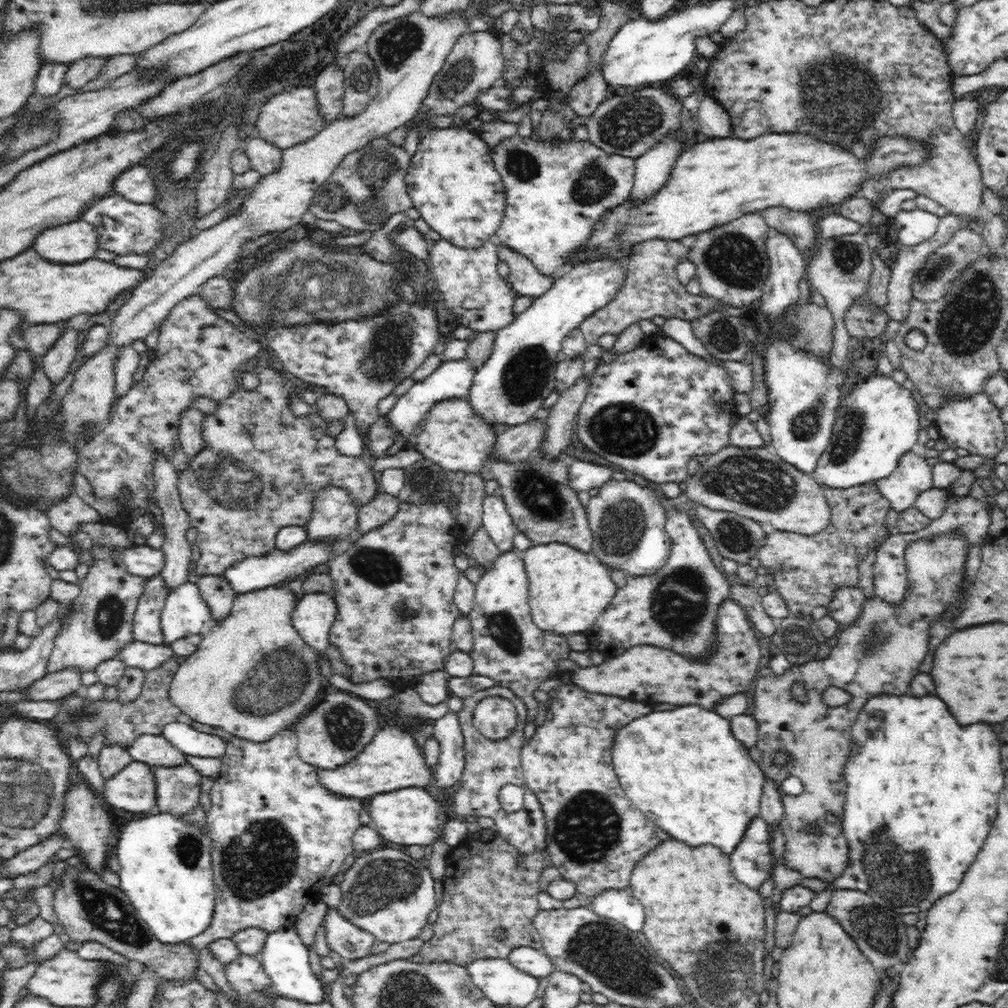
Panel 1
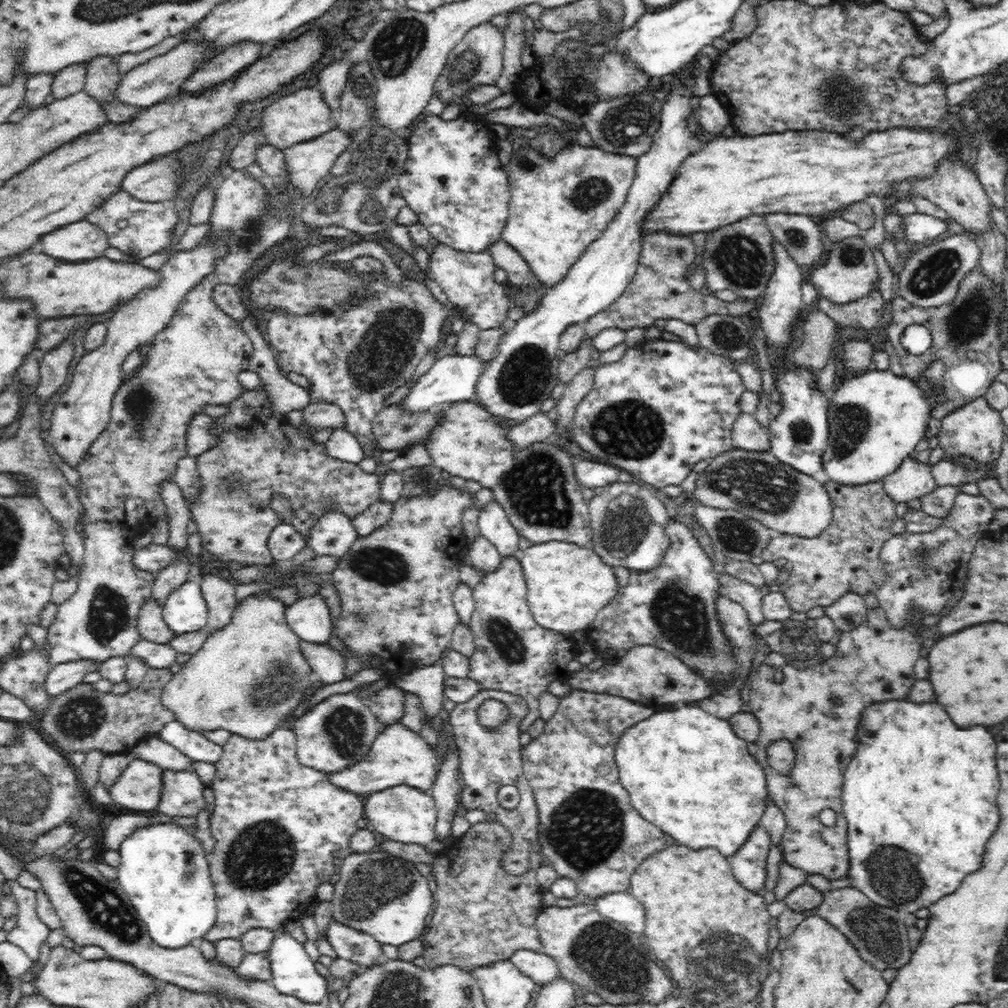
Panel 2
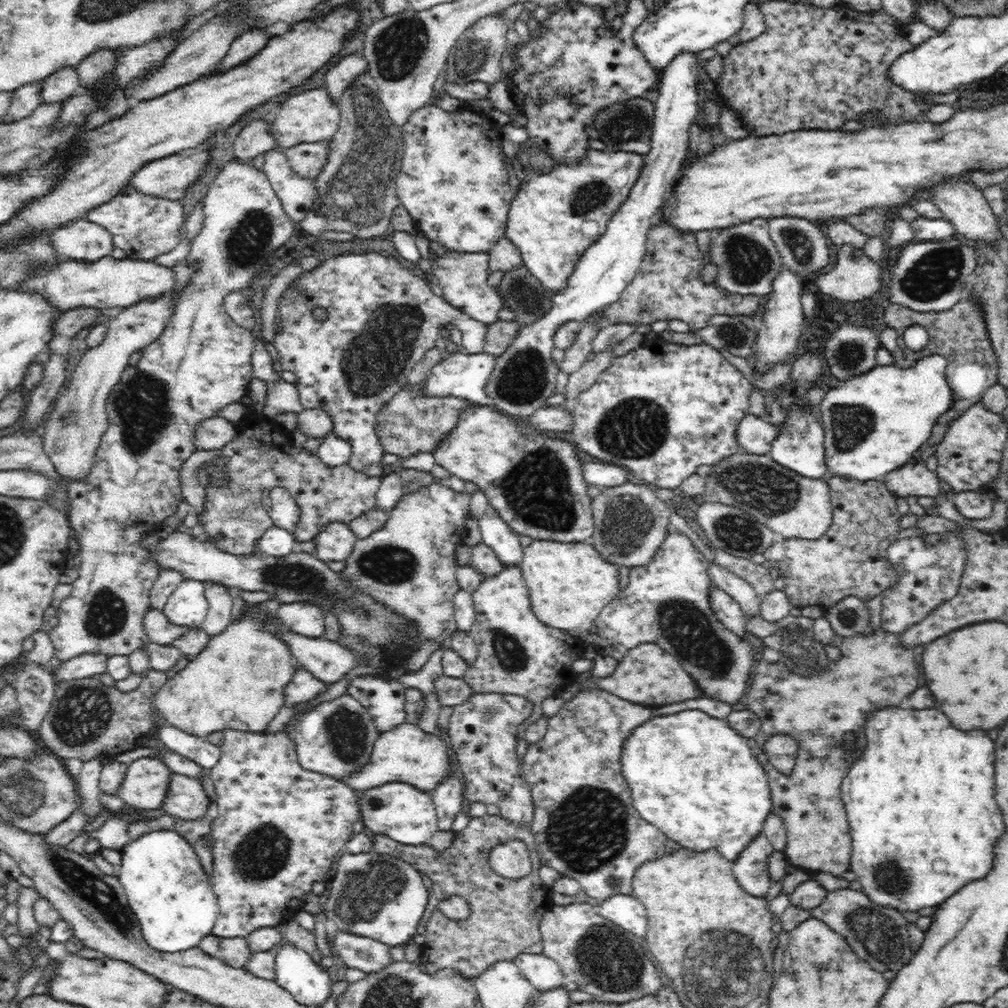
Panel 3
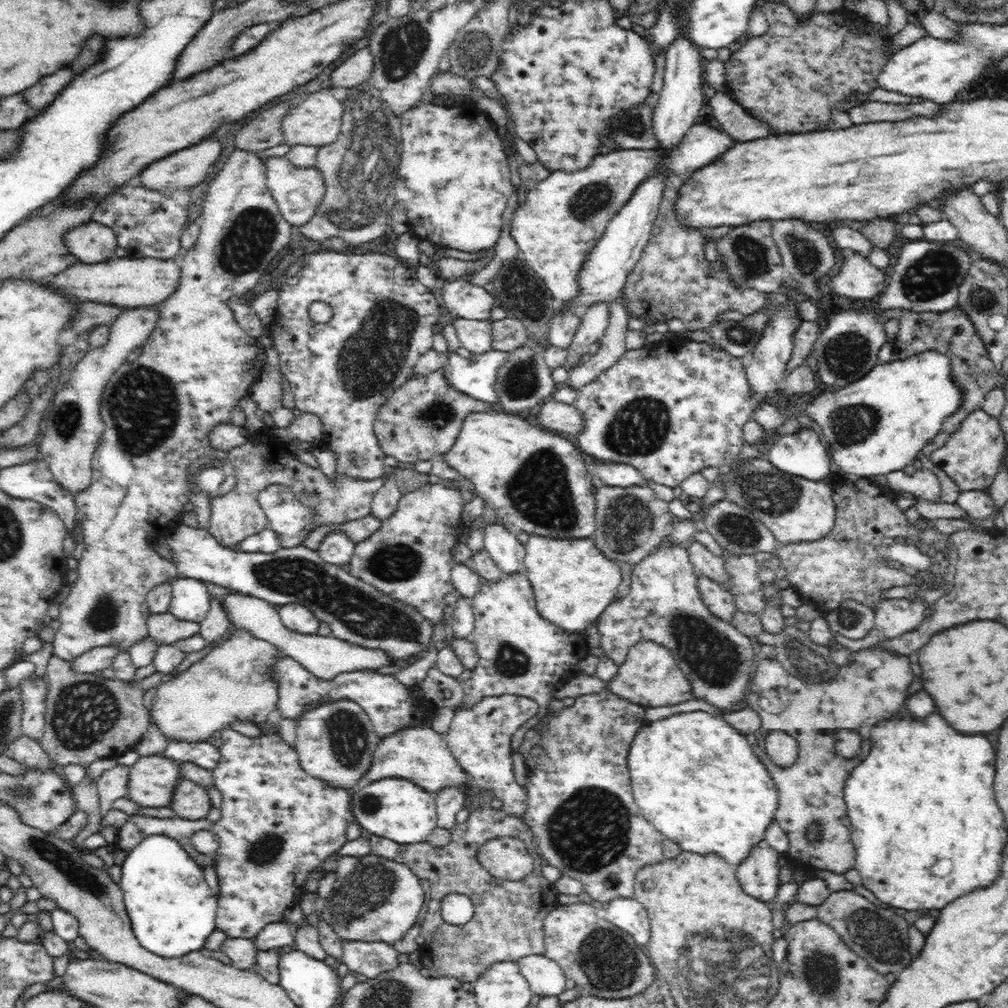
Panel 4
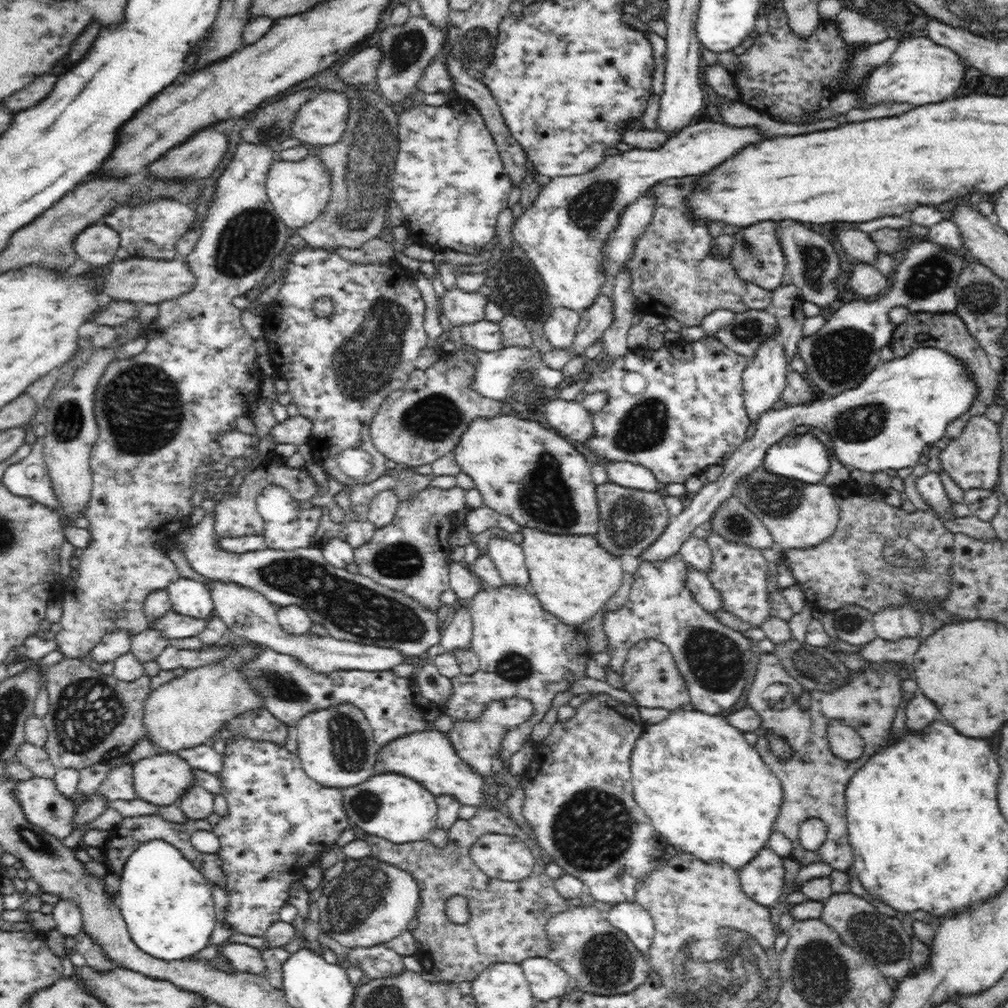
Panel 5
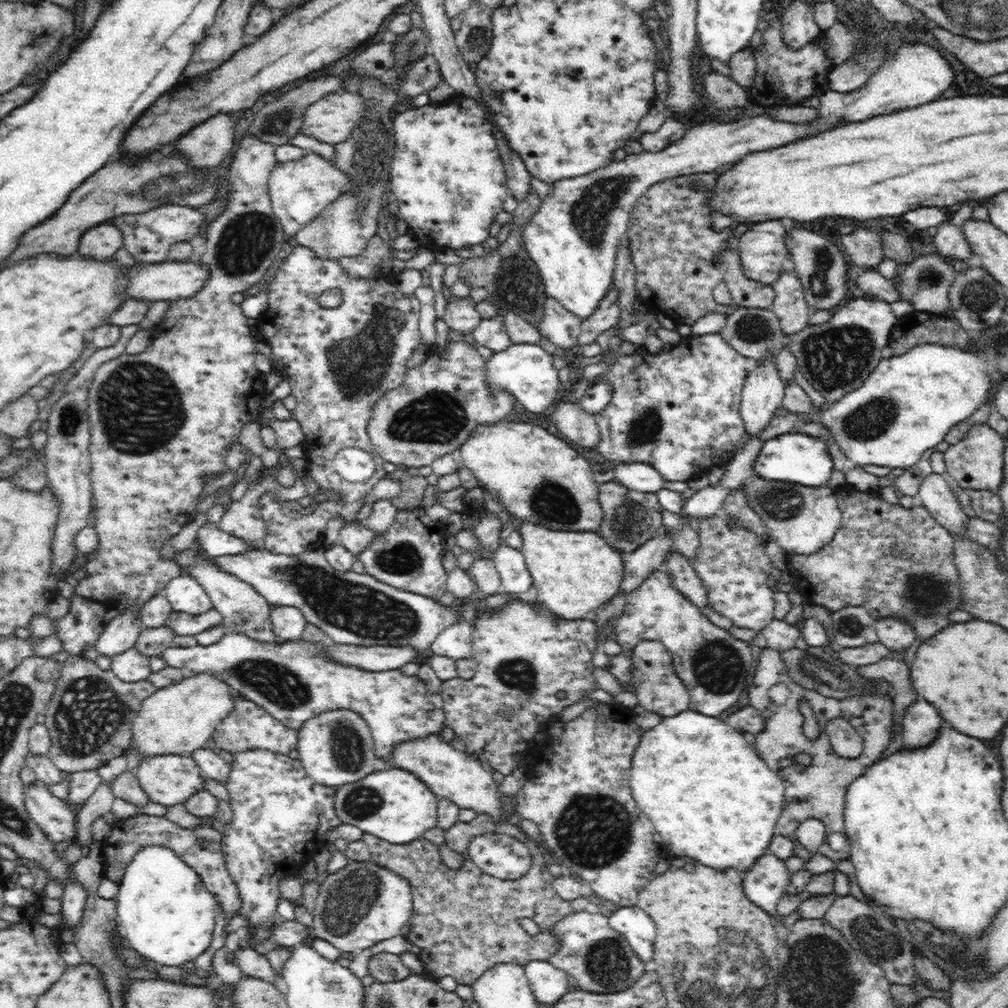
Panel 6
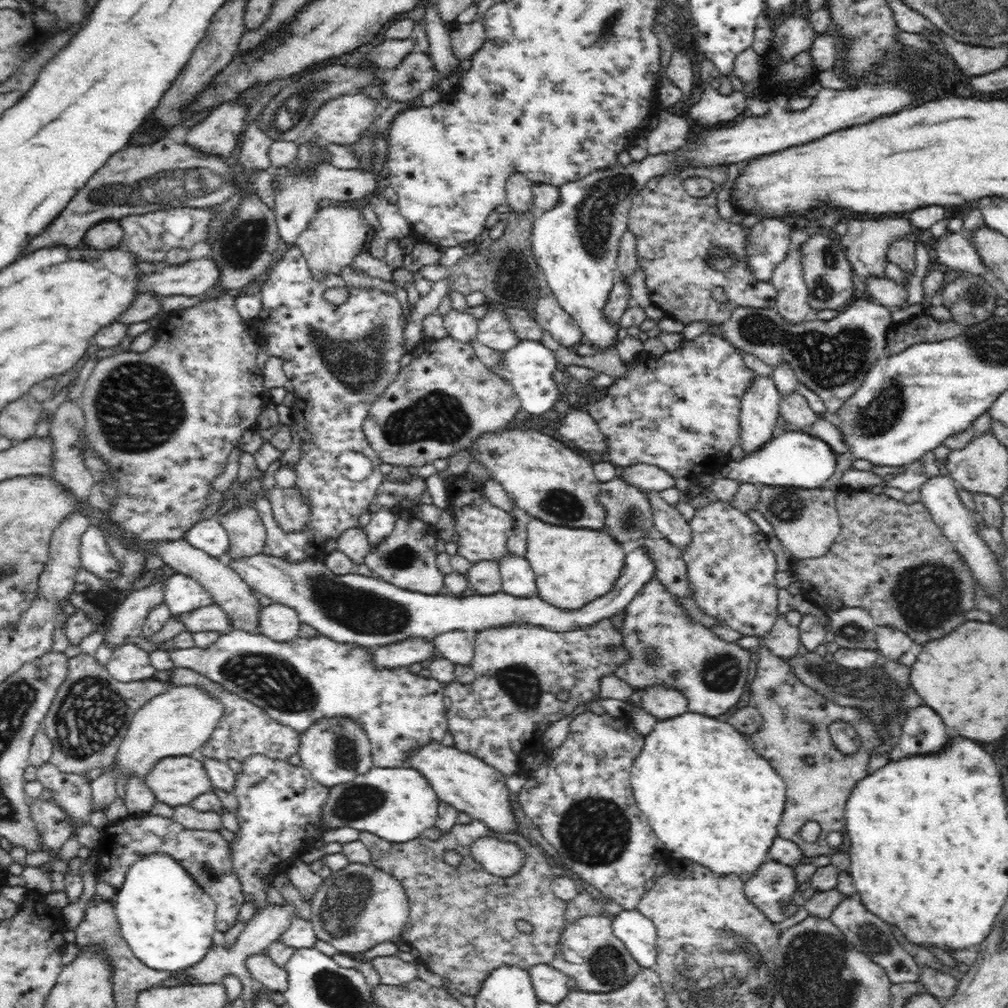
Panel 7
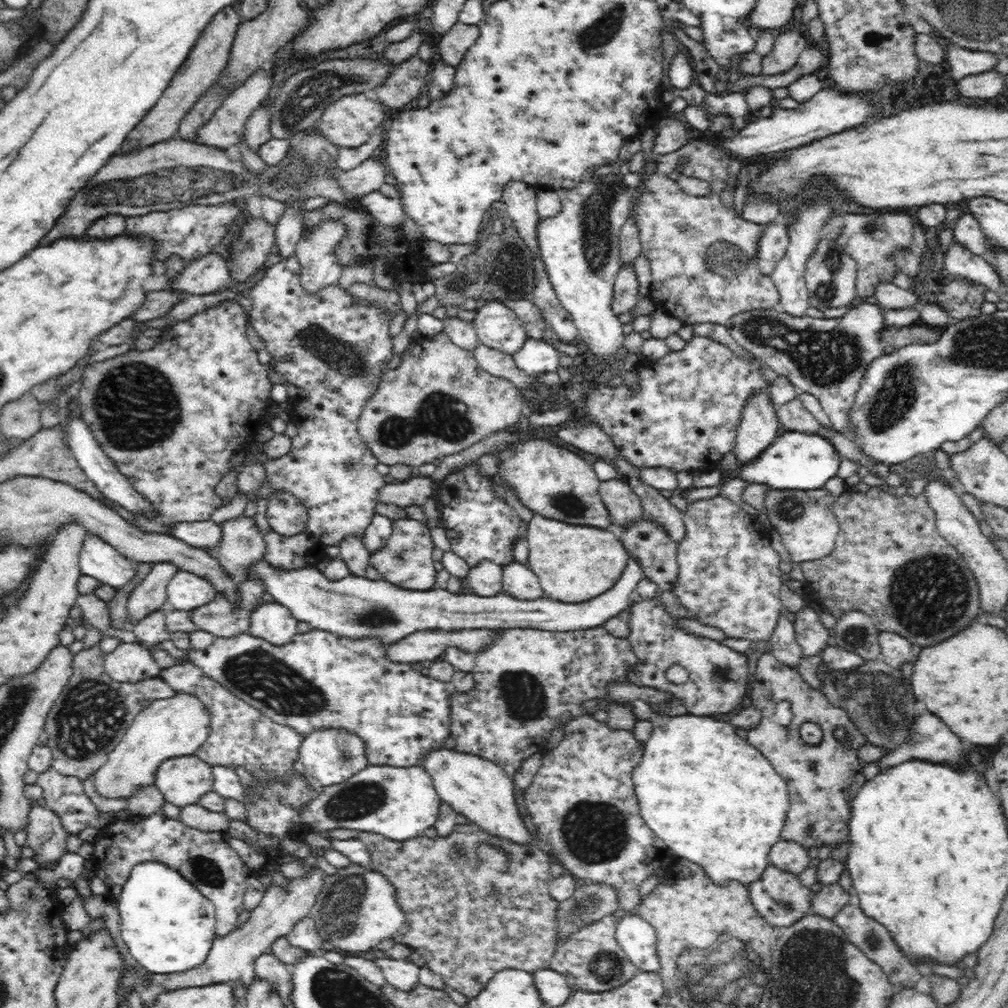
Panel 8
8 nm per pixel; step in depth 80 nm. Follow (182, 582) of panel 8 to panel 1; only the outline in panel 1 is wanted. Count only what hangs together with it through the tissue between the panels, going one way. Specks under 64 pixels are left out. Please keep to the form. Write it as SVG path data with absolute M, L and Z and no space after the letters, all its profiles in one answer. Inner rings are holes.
M189 581L166 594L161 620L163 644L174 644L190 634L206 633L216 625L198 585Z

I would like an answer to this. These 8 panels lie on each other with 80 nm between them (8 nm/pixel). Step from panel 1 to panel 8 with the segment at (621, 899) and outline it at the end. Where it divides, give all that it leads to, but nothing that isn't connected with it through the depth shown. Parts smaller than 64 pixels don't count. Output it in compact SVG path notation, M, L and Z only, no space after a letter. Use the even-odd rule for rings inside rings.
M638 914L626 915L615 925L615 937L630 962L640 972L659 974L656 933L646 919Z

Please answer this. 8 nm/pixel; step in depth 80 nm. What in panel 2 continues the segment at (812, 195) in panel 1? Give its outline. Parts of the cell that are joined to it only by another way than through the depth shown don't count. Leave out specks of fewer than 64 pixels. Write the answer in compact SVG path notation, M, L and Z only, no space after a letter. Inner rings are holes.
M884 130L884 134L868 134L860 142L840 138L840 134L812 132L784 132L764 134L756 137L718 137L706 143L700 152L687 156L678 167L678 174L669 184L668 192L662 195L654 210L643 222L645 234L665 230L676 237L692 235L694 232L711 232L721 226L731 225L748 214L808 214L822 216L832 210L842 210L854 202L862 202L868 196L886 198L890 196L892 182L896 178L908 178L908 174L928 174L932 162L944 154L944 138L940 134L912 134L908 130Z

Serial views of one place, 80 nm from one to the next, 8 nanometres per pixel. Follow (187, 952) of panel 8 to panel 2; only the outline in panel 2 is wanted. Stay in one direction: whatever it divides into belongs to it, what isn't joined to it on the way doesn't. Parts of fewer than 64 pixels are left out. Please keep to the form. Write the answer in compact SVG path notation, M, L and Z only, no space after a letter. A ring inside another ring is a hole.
M156 824L138 828L122 842L119 848L120 866L117 881L136 912L140 915L152 942L165 949L188 946L193 940L202 939L216 922L215 886L210 878L209 862L198 838L174 824Z

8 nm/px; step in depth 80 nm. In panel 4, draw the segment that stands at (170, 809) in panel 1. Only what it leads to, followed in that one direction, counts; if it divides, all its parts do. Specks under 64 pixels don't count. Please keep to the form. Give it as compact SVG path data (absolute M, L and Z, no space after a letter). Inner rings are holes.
M182 780L176 788L170 807L179 818L185 820L207 819L210 809L213 808L207 789L192 780Z

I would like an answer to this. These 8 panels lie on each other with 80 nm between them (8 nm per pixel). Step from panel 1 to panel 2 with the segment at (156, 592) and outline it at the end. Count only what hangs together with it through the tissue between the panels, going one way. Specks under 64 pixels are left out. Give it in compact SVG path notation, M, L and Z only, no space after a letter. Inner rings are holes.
M149 598L140 610L140 618L138 618L138 627L141 637L153 643L168 645L176 636L172 630L168 629L168 625L164 621L161 605Z

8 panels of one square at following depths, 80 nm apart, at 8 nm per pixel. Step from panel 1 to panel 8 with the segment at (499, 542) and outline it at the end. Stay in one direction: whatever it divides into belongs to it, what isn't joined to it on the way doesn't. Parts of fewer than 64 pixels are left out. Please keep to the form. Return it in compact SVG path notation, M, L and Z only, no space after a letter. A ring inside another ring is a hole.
M514 562L503 568L501 592L522 600L536 600L546 597L538 576L524 564Z

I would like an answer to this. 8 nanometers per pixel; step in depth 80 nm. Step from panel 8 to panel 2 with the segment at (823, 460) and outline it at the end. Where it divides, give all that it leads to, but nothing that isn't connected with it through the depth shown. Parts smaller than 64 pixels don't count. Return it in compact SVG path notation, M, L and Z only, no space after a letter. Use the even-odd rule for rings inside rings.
M782 362L782 370L776 374L776 386L782 392L782 414L770 422L771 447L769 451L784 464L790 465L802 474L813 476L823 470L821 458L827 449L828 440L828 400L826 394L816 392L816 378L808 369L796 370Z

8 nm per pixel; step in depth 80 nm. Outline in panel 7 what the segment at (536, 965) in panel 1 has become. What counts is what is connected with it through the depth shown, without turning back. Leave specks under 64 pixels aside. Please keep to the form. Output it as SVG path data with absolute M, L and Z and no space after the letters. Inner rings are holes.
M532 965L528 971L539 1002L550 1002L556 1006L572 990L568 988L569 976L551 965Z

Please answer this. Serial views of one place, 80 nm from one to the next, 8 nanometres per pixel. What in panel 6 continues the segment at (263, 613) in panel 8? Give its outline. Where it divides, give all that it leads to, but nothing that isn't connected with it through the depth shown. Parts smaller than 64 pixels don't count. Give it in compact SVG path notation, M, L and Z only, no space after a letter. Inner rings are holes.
M274 607L271 610L272 631L282 641L301 640L307 620L294 607Z

